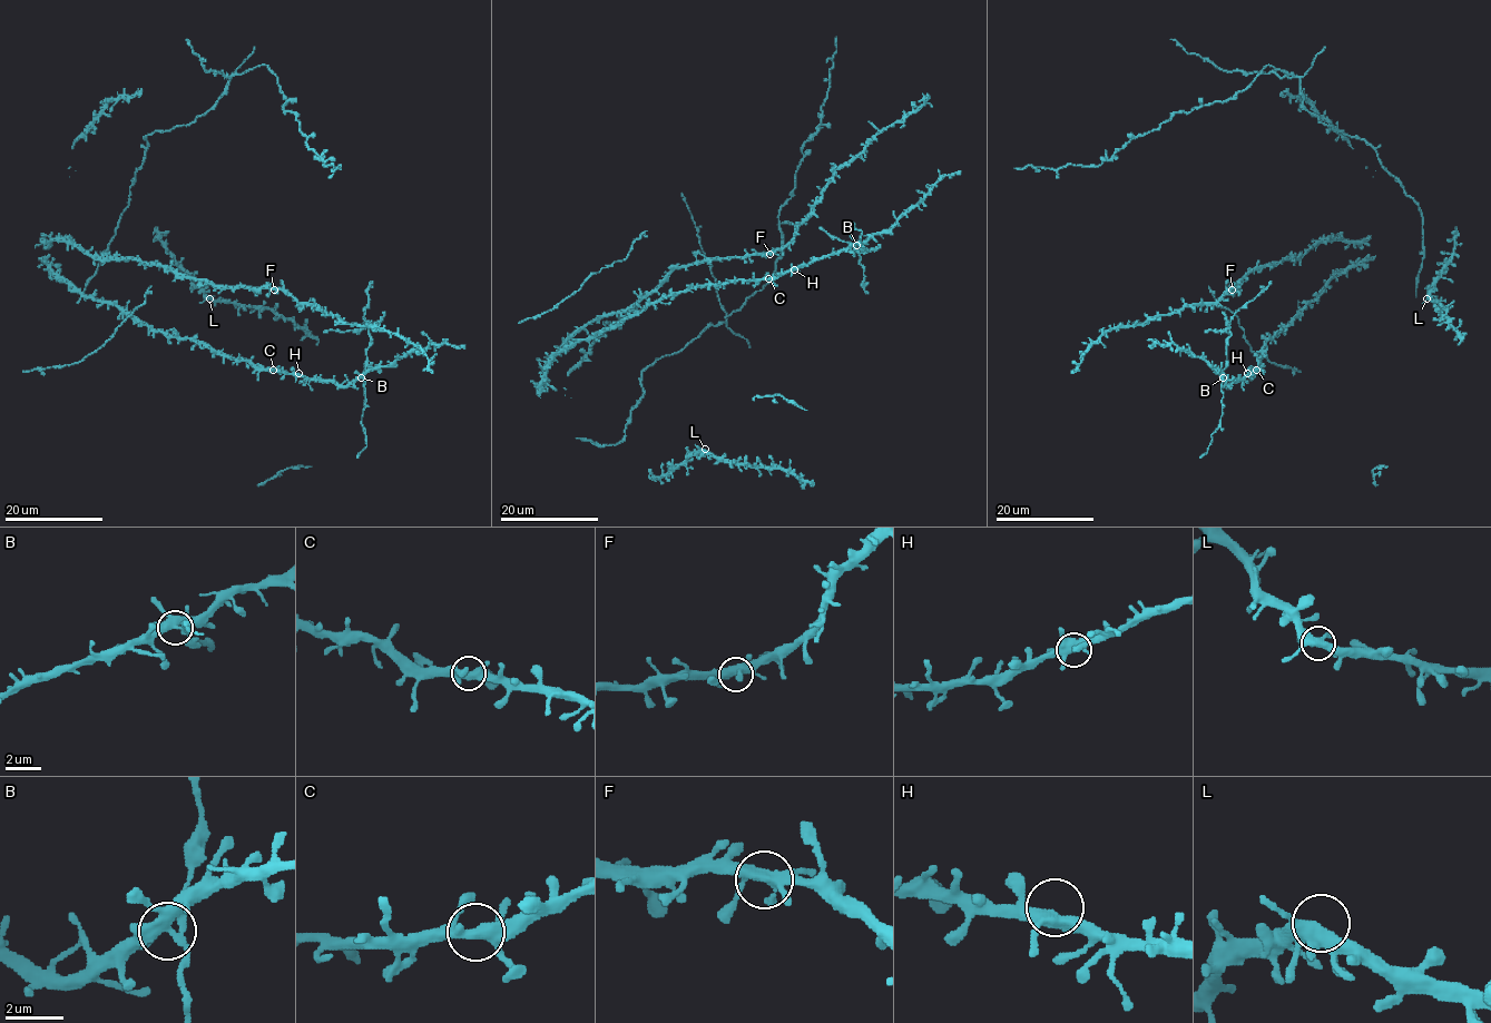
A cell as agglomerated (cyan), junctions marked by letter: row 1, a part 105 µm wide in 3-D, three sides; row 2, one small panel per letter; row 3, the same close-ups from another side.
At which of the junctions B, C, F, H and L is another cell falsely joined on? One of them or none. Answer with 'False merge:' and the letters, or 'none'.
False merge: B

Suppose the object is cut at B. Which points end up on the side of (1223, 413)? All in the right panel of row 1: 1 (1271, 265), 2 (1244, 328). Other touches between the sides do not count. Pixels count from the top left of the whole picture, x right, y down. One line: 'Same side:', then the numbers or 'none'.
Same side: none

